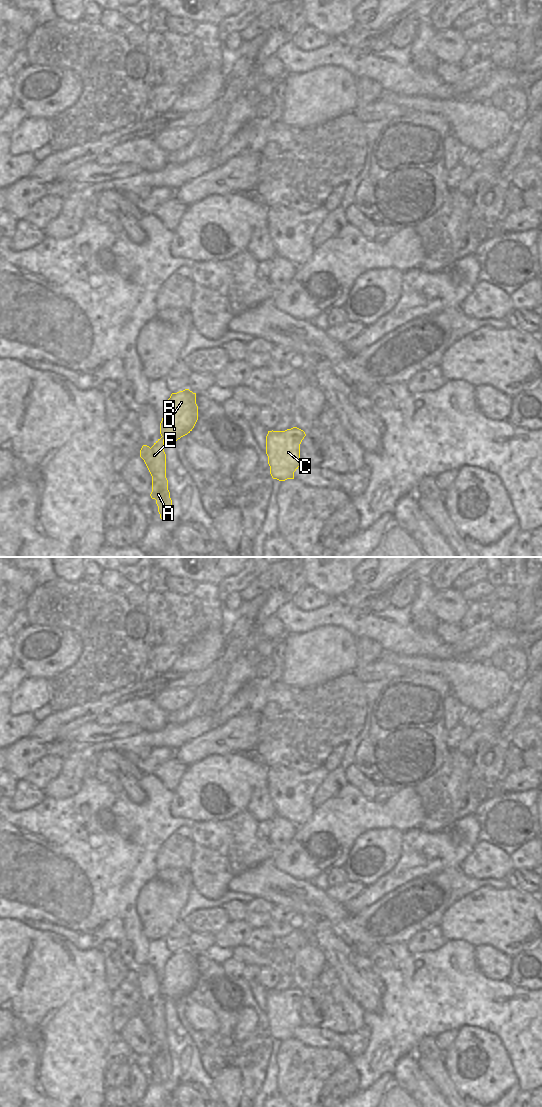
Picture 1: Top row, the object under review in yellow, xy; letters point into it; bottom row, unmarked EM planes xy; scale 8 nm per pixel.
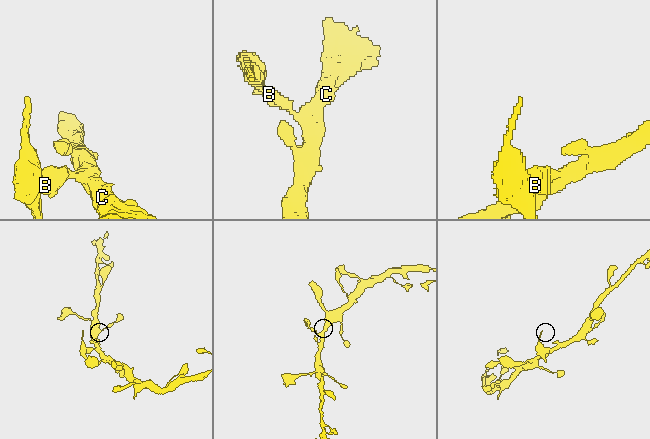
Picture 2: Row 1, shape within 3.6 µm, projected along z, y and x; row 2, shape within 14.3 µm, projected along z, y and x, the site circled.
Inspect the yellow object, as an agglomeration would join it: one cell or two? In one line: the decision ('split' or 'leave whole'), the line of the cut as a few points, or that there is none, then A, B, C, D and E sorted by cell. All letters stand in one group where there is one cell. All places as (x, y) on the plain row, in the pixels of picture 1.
split; cut in xy along (162, 996), (164, 998); A E / B C D

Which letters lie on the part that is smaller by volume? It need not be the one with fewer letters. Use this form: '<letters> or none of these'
A, E

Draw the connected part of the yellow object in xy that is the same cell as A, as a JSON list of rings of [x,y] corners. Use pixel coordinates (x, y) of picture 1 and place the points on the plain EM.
[[[164,998],[158,999],[151,1008],[143,1005],[140,1010],[140,1017],[144,1020],[152,1036],[152,1052],[150,1056],[156,1060],[160,1078],[165,1081],[172,1072],[172,1060],[166,1038]]]

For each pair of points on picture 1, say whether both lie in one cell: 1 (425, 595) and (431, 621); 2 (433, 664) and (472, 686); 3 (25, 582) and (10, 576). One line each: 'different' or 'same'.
1: same
2: same
3: same

